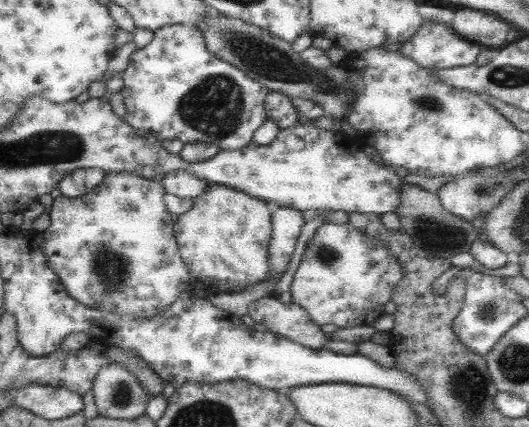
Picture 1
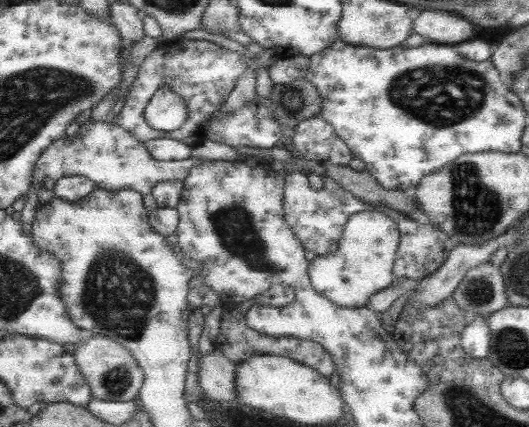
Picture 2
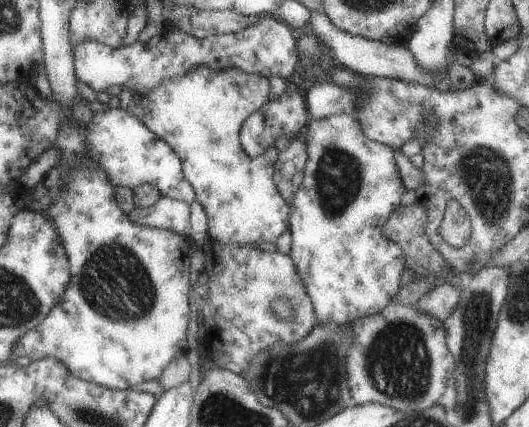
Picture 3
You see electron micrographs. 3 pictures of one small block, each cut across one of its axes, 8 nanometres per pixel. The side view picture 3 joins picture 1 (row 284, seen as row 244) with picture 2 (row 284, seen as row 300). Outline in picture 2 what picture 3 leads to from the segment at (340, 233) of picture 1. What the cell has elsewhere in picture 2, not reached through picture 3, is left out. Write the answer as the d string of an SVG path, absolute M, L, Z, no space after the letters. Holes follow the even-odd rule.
M375 210L356 212L343 224L335 252L316 255L308 262L309 286L339 308L363 307L371 294L392 284L398 239L398 228L386 214Z

